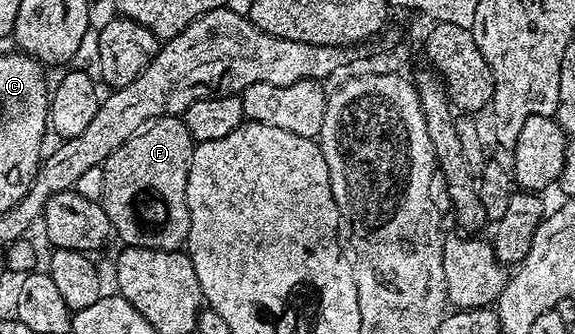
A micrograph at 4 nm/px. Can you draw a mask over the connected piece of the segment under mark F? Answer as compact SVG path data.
M161 116L158 120L151 120L135 136L128 138L128 142L112 150L110 157L102 163L104 190L100 203L108 214L113 235L119 236L123 240L121 242L123 245L165 252L185 249L186 239L190 233L186 187L195 143L196 141L188 134L185 119L177 116Z

